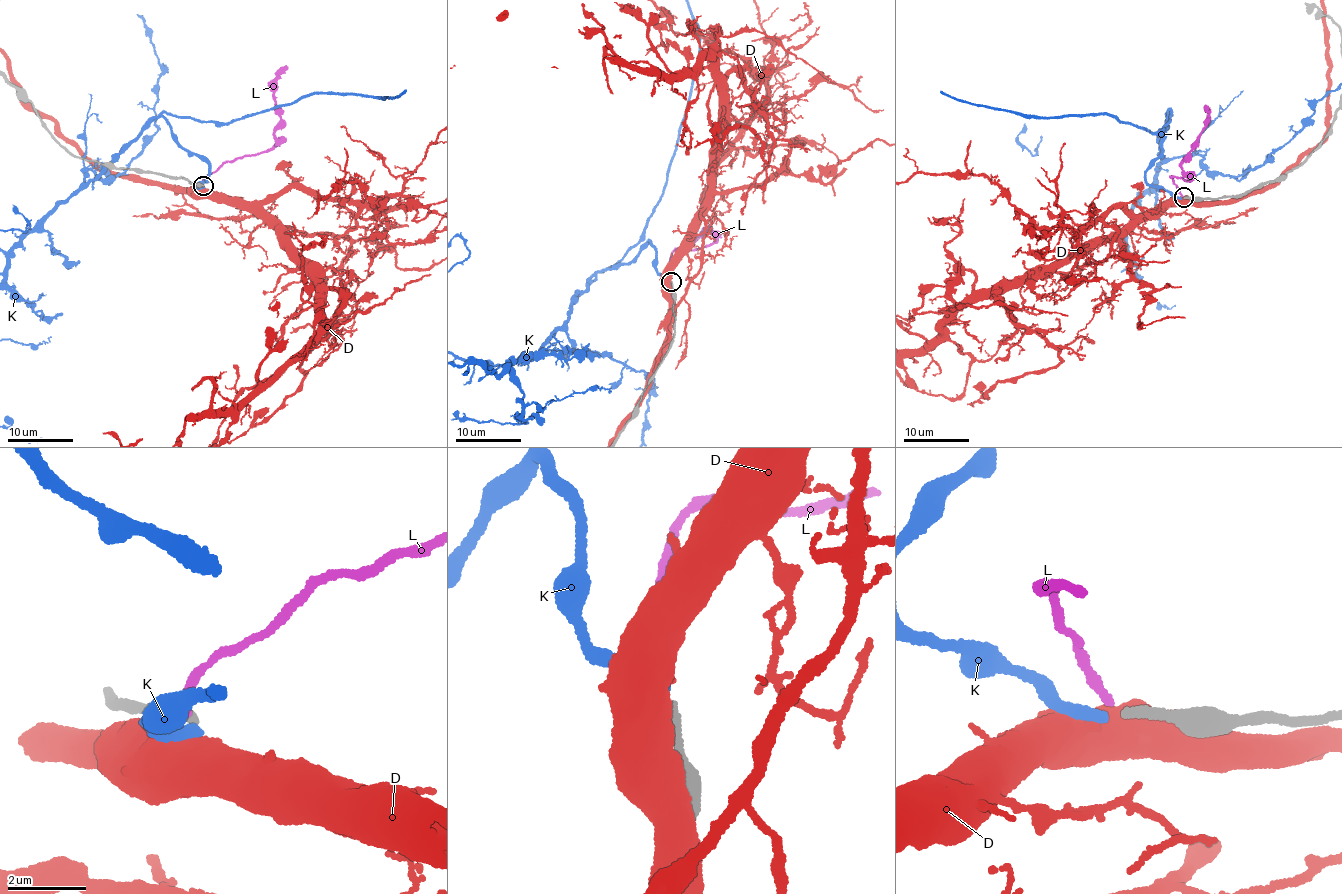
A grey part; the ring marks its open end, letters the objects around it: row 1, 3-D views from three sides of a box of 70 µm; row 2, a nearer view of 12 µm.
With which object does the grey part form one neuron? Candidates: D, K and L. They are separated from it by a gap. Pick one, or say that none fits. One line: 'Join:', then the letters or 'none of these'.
Join: none of these

